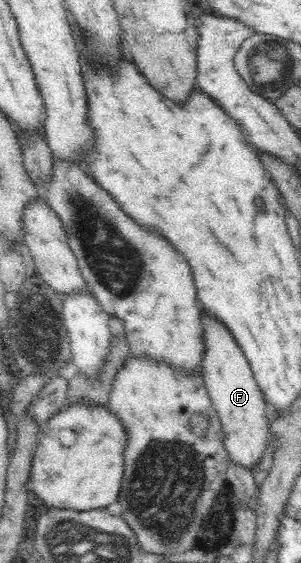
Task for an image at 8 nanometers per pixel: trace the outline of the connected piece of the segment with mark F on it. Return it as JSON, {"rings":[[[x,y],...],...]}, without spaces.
{"rings":[[[202,310],[202,325],[206,350],[200,373],[218,416],[223,446],[232,463],[256,473],[266,446],[271,441],[271,422],[266,417],[263,392],[253,377],[249,362],[225,324]]]}

